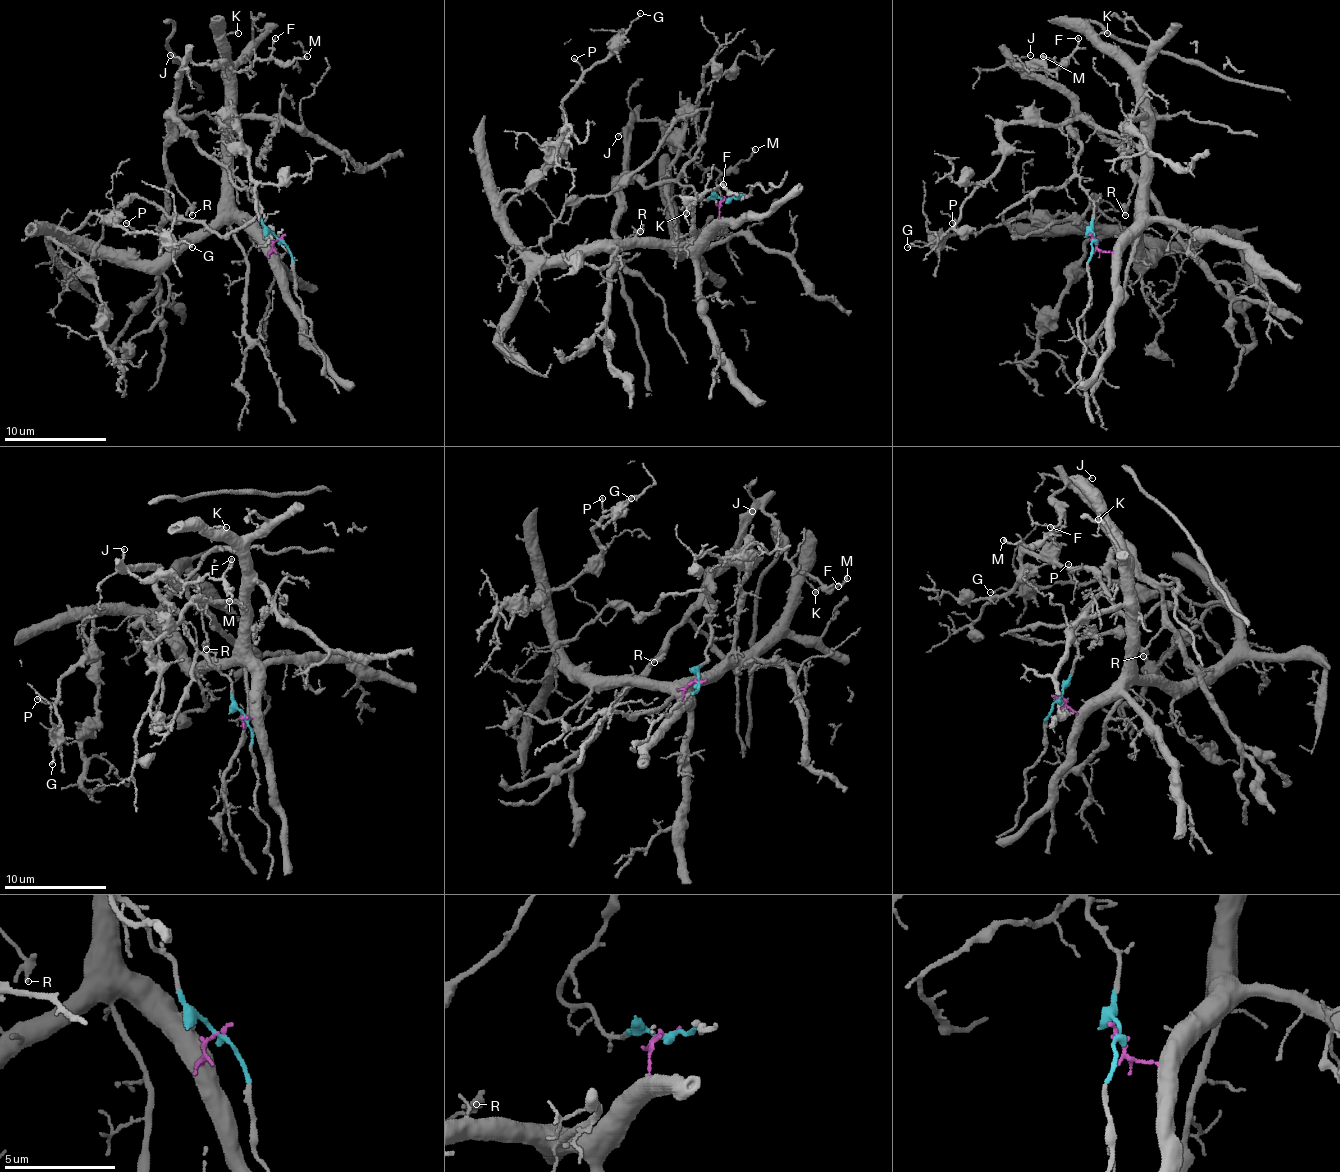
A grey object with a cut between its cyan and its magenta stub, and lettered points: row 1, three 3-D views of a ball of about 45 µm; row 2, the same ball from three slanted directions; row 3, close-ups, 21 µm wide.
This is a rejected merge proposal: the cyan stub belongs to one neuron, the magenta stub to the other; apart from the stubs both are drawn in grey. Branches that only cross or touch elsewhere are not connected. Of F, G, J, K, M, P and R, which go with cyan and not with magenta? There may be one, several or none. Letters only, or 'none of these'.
F, J, M, R

